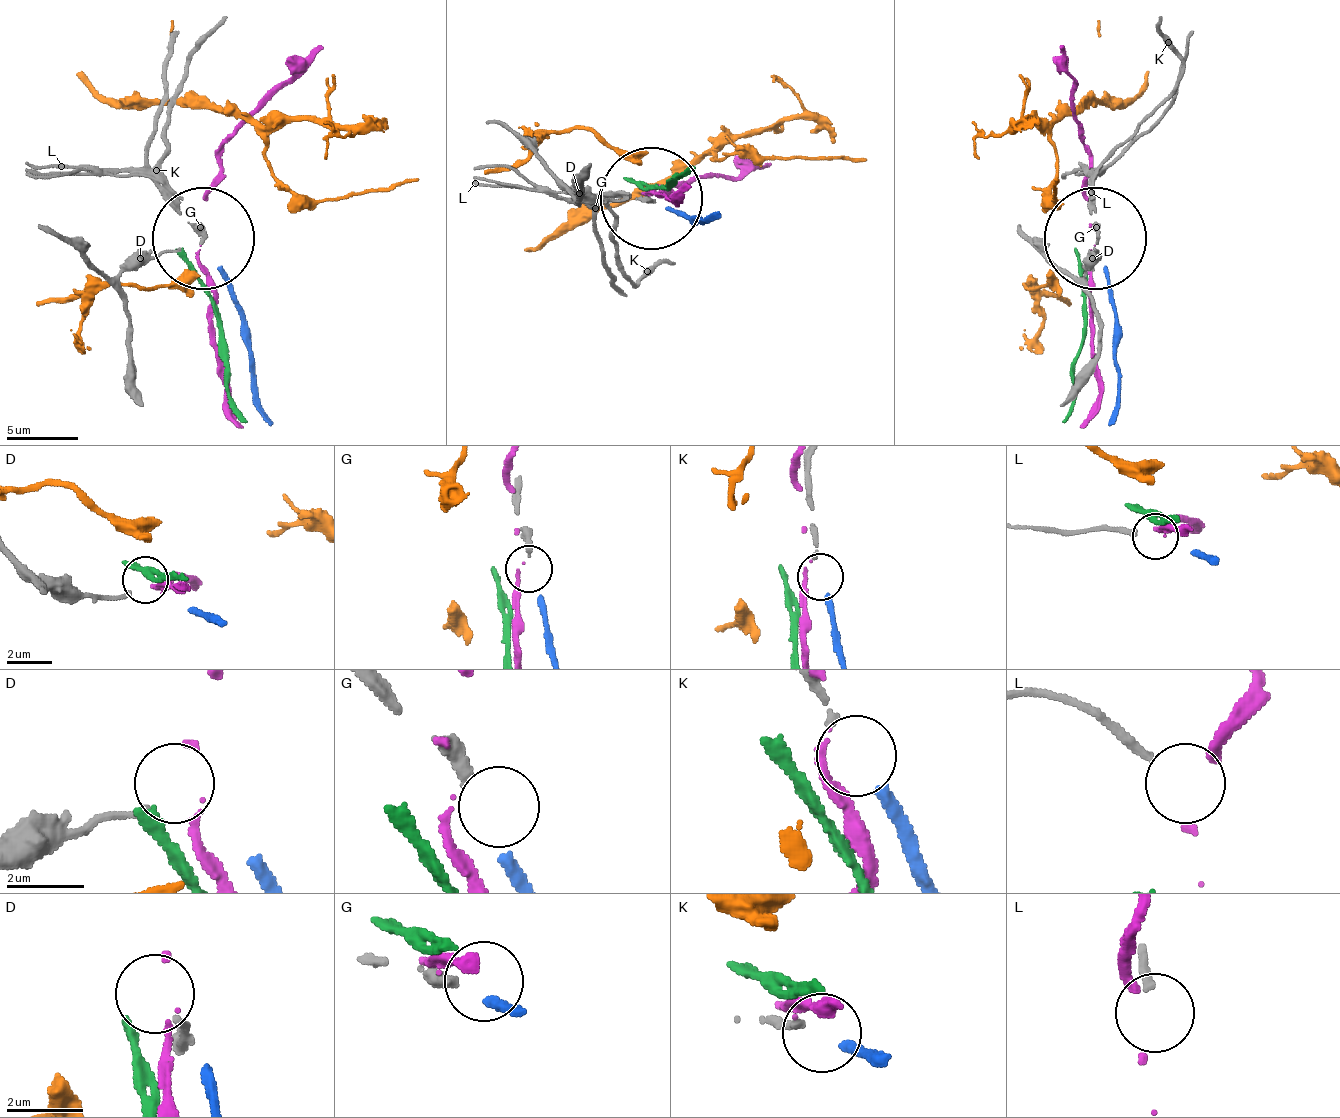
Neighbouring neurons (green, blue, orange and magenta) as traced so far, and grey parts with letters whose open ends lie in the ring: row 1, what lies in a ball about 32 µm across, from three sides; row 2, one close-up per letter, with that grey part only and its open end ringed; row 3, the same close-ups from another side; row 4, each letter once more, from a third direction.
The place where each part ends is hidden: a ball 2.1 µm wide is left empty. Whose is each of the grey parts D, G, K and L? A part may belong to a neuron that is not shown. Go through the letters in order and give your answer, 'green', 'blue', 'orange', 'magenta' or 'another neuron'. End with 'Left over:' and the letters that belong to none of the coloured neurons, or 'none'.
D: another neuron
G: another neuron
K: blue
L: another neuron
Left over: D, G, L

